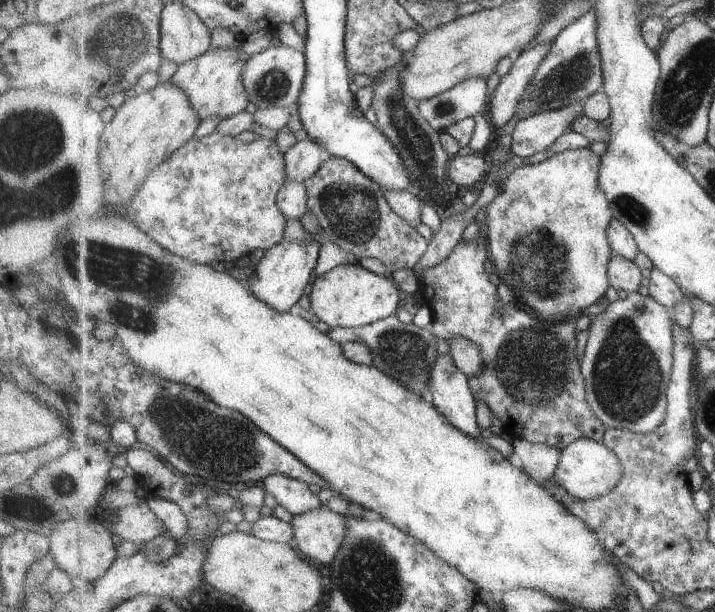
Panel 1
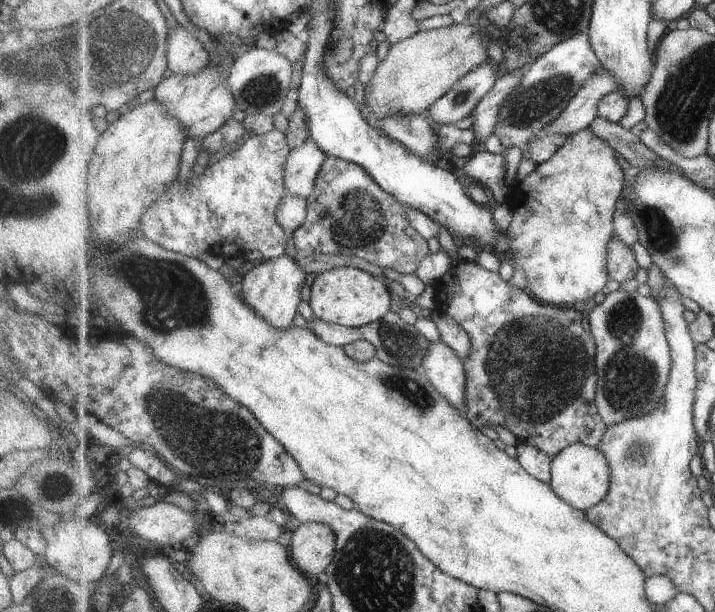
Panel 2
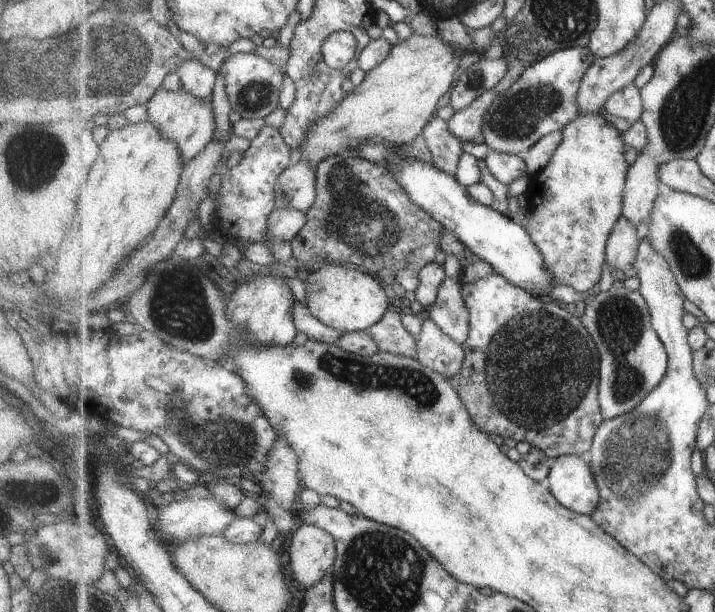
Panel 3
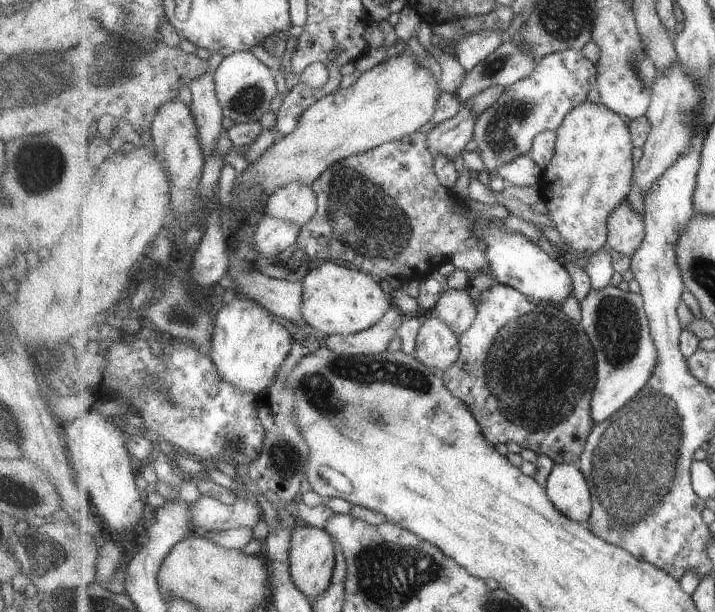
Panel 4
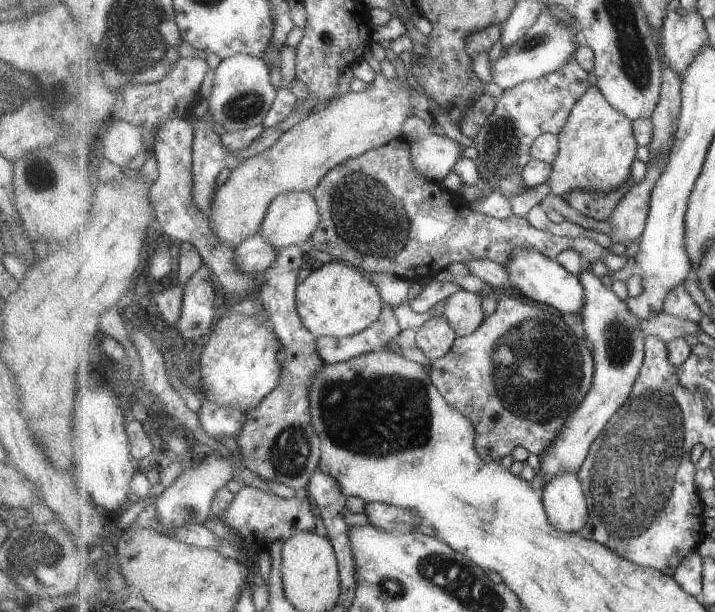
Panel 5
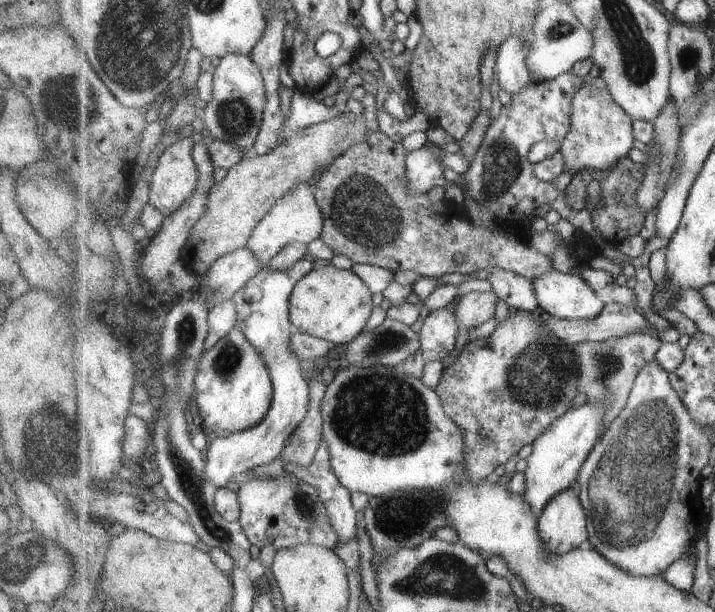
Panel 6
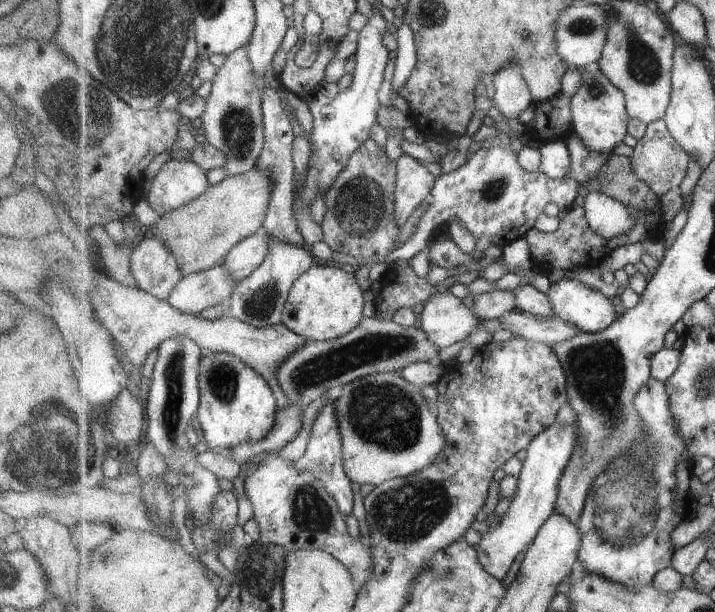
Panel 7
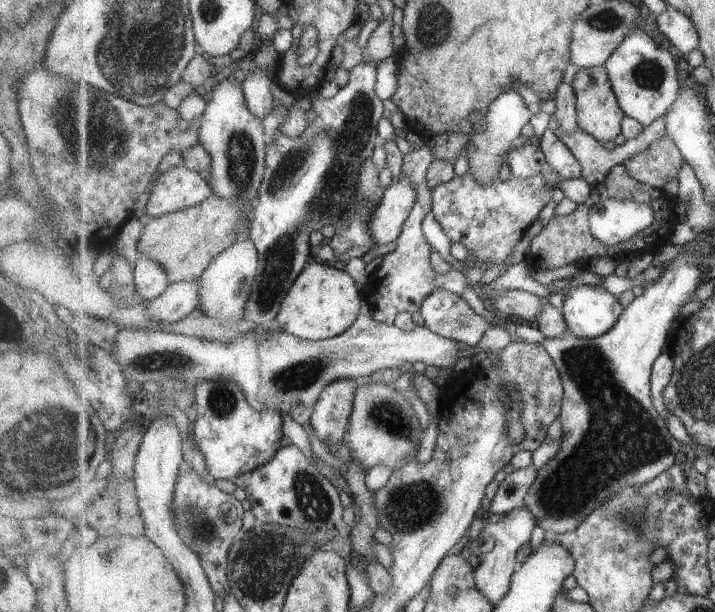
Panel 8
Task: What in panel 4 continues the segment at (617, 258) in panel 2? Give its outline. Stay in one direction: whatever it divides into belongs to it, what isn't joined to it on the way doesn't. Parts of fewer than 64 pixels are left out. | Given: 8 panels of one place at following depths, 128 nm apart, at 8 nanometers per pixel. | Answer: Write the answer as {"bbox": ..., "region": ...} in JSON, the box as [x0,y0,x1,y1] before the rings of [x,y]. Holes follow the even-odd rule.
{"bbox":[607,200,645,257],"region":[[[625,200],[609,216],[607,245],[614,255],[631,257],[635,254],[645,238],[644,214],[633,209]]]}

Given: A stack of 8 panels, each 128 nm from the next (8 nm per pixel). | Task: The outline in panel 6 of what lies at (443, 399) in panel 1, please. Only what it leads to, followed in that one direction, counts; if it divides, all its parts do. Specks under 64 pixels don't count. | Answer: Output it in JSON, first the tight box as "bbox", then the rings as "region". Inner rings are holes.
{"bbox":[420,306,459,361],"region":[[[445,306],[426,316],[421,328],[420,350],[426,359],[443,361],[445,356],[449,356],[453,350],[453,342],[457,338],[459,326],[457,326],[454,306]]]}

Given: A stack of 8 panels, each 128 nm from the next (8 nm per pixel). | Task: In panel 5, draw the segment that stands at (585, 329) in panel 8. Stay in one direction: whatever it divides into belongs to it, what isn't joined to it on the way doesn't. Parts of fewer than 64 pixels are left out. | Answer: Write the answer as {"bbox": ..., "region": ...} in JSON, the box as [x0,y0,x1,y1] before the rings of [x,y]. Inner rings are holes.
{"bbox":[505,247,586,314],"region":[[[524,247],[517,249],[505,266],[509,283],[523,297],[559,310],[559,313],[580,314],[586,300],[586,289],[579,276],[567,272],[559,262],[541,252]]]}

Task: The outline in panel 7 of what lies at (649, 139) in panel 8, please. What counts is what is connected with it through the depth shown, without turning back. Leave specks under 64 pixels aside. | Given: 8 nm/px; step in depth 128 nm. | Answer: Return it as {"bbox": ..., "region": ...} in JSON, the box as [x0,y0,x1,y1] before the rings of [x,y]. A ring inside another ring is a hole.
{"bbox":[564,132,610,184],"region":[[[569,132],[564,140],[572,159],[572,172],[569,177],[579,184],[590,183],[591,180],[598,178],[610,155],[590,152],[575,132]]]}

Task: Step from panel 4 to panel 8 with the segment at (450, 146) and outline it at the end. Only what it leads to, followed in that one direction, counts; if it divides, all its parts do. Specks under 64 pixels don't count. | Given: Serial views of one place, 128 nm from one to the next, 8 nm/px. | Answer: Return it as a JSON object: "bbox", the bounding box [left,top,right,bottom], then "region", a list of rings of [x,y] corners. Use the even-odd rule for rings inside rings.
{"bbox":[370,169,417,245],"region":[[[402,169],[402,174],[394,178],[388,186],[370,225],[377,245],[396,243],[417,200],[416,185]]]}

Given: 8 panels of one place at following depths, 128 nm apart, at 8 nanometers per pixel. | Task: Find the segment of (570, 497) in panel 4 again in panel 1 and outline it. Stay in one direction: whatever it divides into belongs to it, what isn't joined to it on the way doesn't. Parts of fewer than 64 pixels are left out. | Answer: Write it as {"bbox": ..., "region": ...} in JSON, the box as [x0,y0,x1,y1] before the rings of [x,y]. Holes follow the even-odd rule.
{"bbox":[555,439,623,500],"region":[[[579,439],[561,450],[559,466],[555,472],[555,480],[564,492],[579,500],[593,500],[607,496],[623,478],[623,464],[619,456],[607,448],[606,444],[591,439]]]}

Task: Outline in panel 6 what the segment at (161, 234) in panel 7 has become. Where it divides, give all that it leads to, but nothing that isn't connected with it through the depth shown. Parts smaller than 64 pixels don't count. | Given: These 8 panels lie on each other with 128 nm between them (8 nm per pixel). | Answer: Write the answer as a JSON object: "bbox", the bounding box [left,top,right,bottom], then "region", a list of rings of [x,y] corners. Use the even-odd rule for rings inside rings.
{"bbox":[183,112,371,278],"region":[[[348,112],[303,128],[268,154],[245,157],[210,191],[206,212],[190,231],[183,252],[185,266],[199,278],[205,278],[223,256],[247,247],[255,228],[266,219],[280,199],[300,185],[313,186],[312,183],[328,170],[329,164],[367,143],[371,135],[364,116],[357,117]]]}

